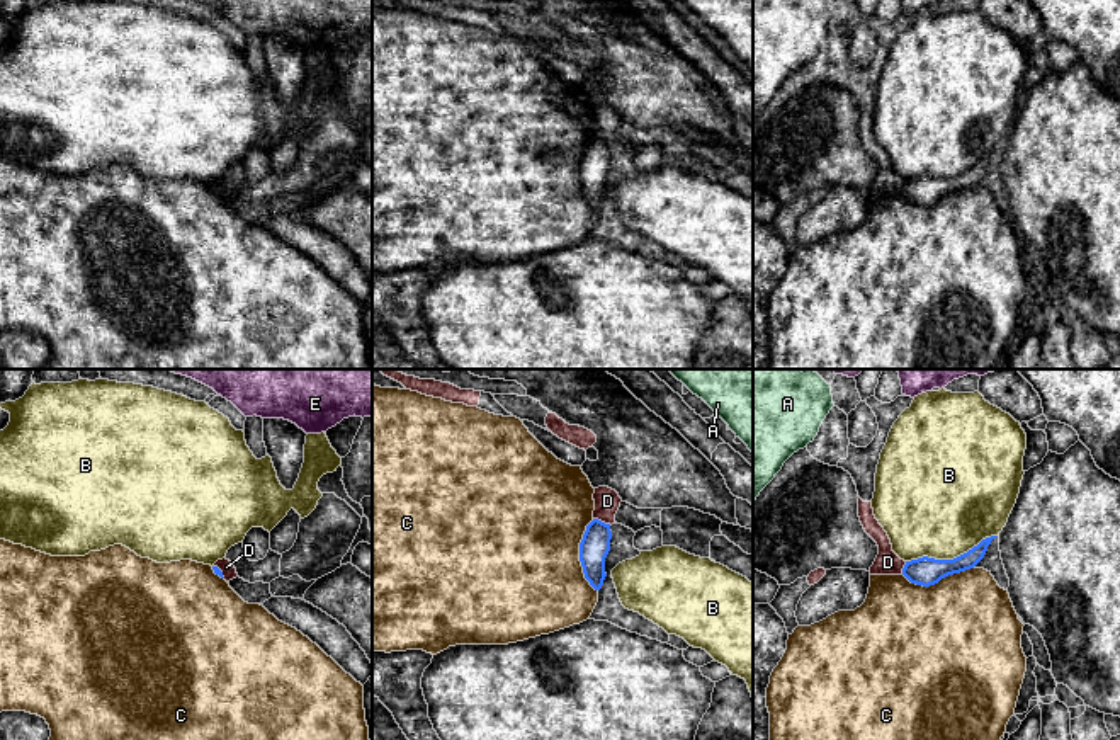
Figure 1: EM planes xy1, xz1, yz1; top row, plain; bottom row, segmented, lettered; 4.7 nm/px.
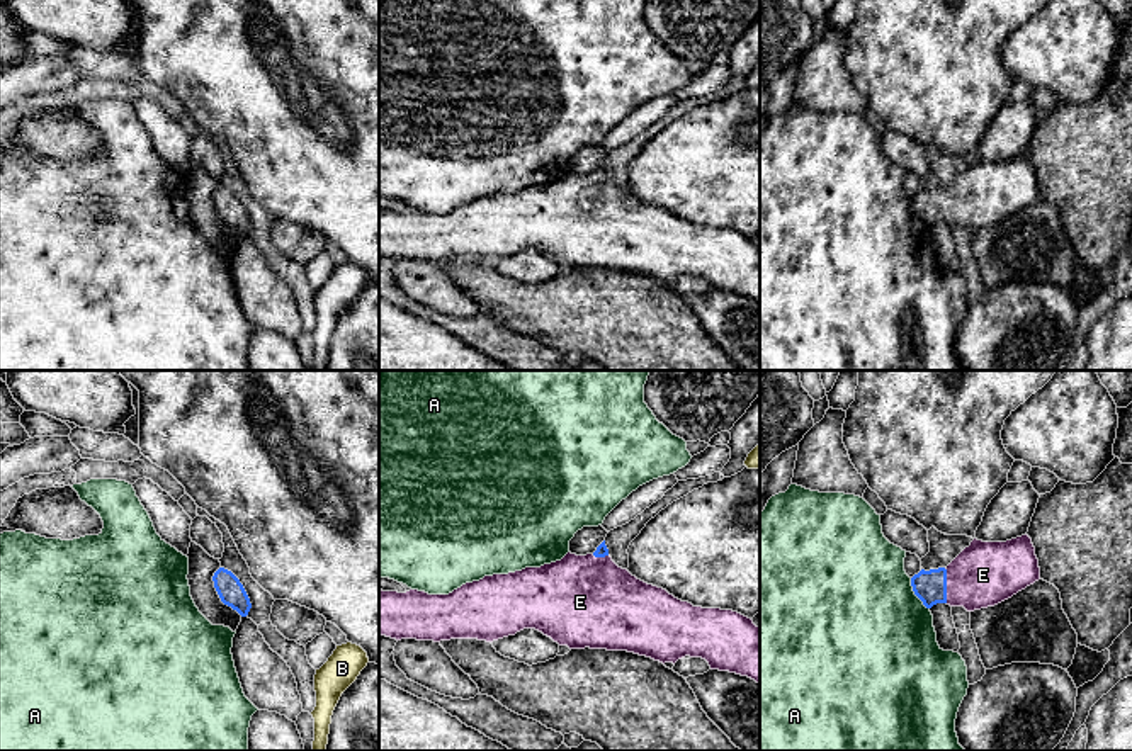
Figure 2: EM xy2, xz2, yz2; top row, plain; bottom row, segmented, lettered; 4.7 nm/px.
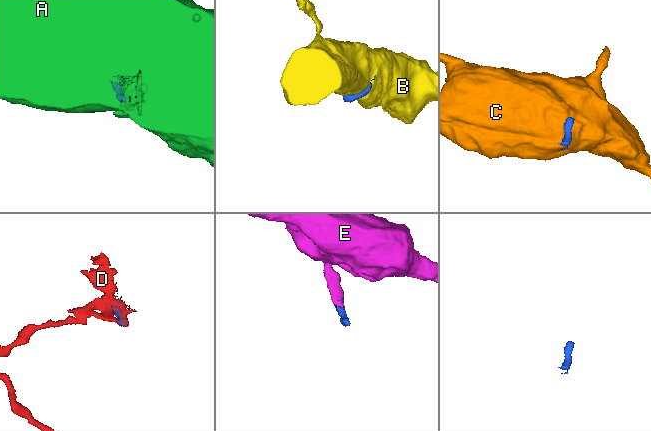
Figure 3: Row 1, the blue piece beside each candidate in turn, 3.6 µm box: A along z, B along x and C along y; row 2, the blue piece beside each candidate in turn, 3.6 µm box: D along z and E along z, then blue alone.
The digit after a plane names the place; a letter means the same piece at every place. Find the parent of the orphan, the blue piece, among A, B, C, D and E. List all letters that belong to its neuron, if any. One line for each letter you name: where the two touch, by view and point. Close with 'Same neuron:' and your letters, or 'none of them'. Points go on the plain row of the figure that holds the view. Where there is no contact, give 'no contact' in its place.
E: yz2 (945, 204)
Same neuron: E

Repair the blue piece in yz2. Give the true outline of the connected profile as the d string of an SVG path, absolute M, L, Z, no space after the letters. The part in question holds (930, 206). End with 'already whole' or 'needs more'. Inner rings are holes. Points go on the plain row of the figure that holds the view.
M1025 153L1006 161L974 158L947 187L914 194L911 206L926 228L947 223L974 231L994 226L1039 199L1035 167Z; needs more

